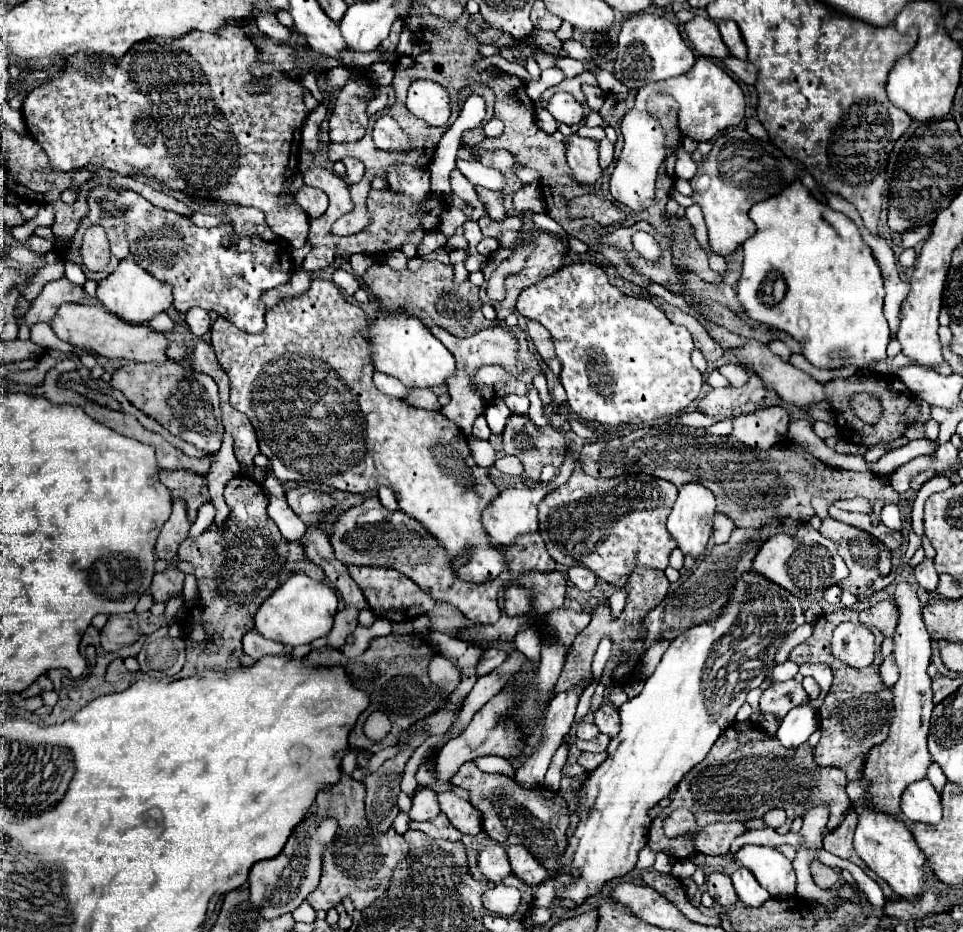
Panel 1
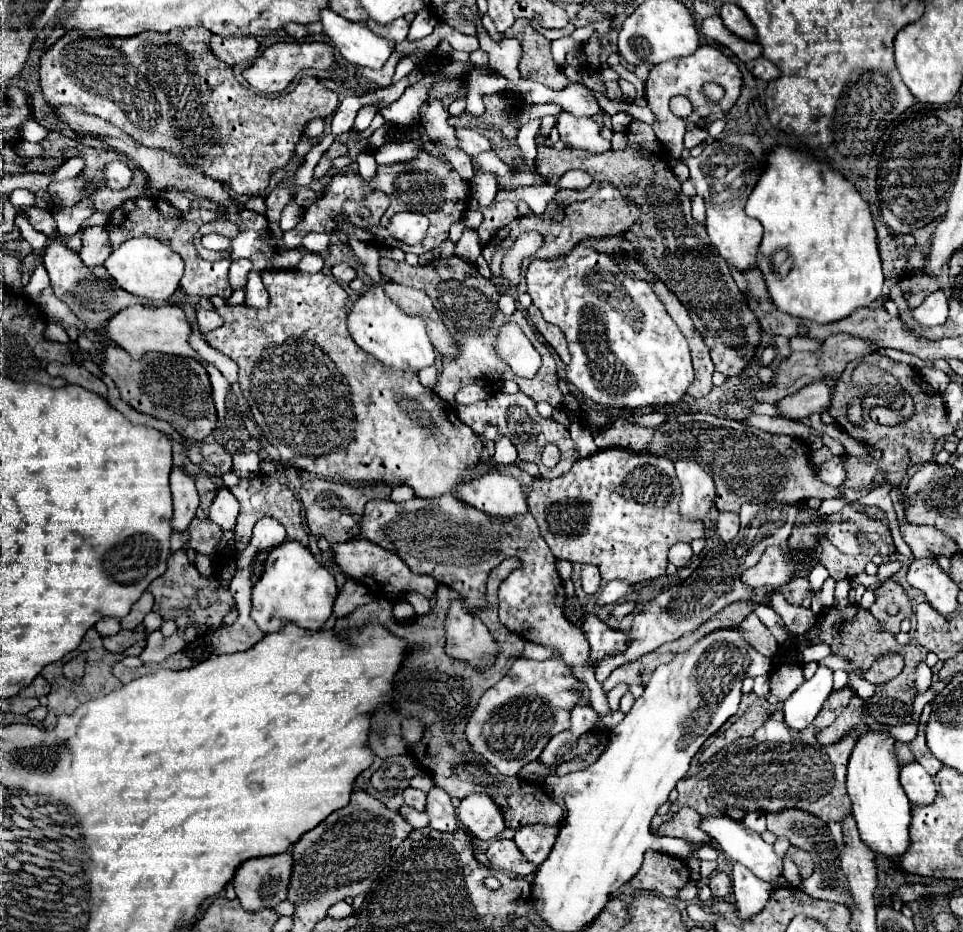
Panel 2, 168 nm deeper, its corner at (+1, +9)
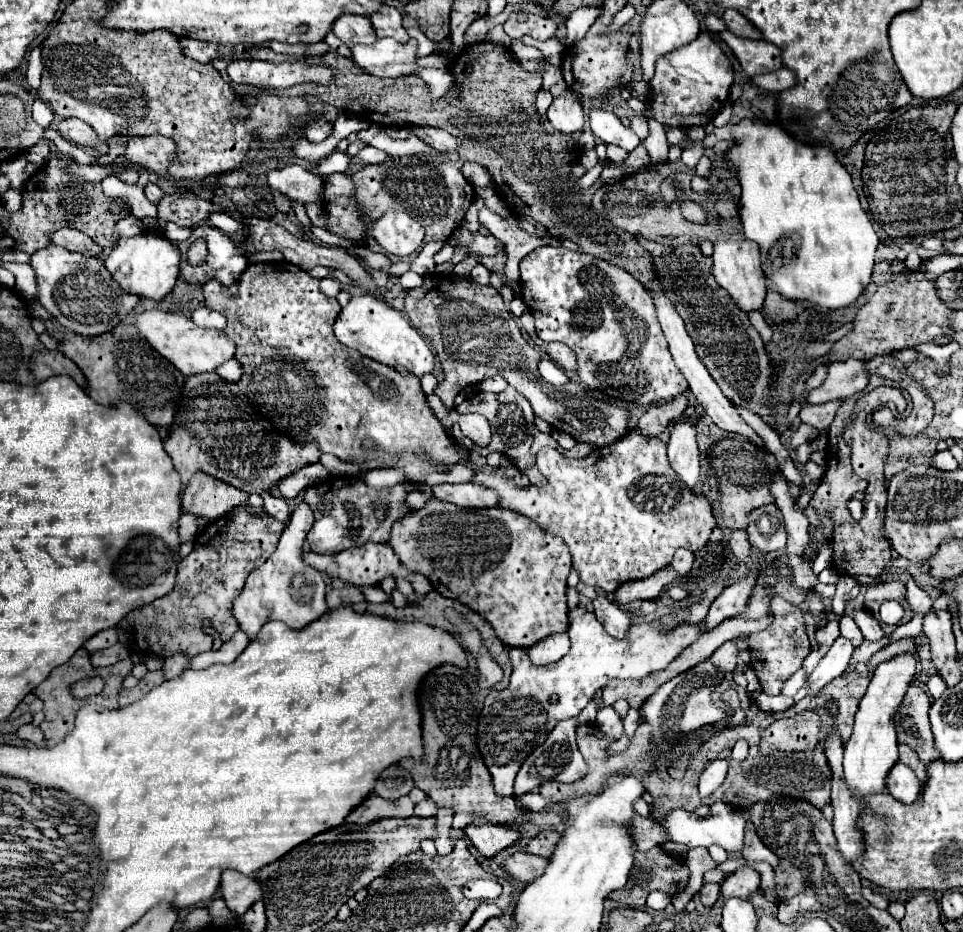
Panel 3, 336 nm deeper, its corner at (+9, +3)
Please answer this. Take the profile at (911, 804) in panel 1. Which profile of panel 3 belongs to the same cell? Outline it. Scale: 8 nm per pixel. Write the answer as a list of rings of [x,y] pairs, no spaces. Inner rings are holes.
[[[895,763],[889,771],[889,793],[901,803],[915,803],[923,791],[923,785],[915,777],[915,773],[901,763]]]

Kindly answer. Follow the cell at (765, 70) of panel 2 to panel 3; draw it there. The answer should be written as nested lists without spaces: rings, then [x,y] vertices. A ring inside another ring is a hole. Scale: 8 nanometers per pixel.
[[[781,67],[779,71],[773,71],[773,73],[763,73],[763,75],[755,75],[753,77],[753,83],[761,89],[767,89],[767,91],[773,91],[773,93],[779,93],[783,89],[789,89],[795,85],[795,77],[789,69]]]

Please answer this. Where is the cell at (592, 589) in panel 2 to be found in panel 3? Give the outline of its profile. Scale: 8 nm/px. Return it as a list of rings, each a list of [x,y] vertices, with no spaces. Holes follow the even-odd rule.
[[[601,595],[601,597],[593,599],[593,611],[609,635],[625,637],[625,633],[629,629],[629,617],[631,617],[629,607],[623,607],[623,605],[619,607]]]

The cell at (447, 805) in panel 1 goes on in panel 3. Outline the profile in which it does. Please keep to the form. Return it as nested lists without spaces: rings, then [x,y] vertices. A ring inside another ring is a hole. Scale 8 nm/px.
[[[483,815],[471,817],[471,821],[465,825],[463,831],[471,839],[473,847],[483,857],[491,857],[491,855],[499,853],[501,849],[513,845],[521,837],[519,831],[513,831],[513,829],[507,829],[499,823],[493,823]]]

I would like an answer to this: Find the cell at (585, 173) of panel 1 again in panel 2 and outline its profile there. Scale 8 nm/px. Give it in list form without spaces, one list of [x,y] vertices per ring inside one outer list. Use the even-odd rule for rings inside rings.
[[[567,111],[559,113],[557,129],[561,141],[591,153],[603,153],[611,149],[611,142],[600,135],[600,126],[591,117],[575,117]]]

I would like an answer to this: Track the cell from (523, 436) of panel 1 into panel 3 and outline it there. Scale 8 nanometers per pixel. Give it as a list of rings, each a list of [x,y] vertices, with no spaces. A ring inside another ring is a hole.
[[[507,387],[503,393],[477,393],[477,395],[465,399],[455,409],[457,409],[457,413],[469,413],[469,411],[471,413],[481,413],[481,415],[487,417],[487,421],[491,425],[491,433],[493,433],[491,435],[491,443],[485,445],[485,447],[479,447],[479,445],[471,443],[471,451],[477,451],[483,457],[487,453],[491,453],[491,451],[499,451],[499,453],[511,457],[513,465],[519,467],[521,473],[525,473],[533,485],[545,485],[547,483],[547,479],[539,473],[539,469],[535,465],[535,453],[541,447],[551,445],[565,457],[585,457],[585,455],[589,455],[593,451],[587,443],[577,443],[573,449],[563,449],[549,433],[541,433],[533,423],[535,415],[533,415],[533,409],[531,409],[529,401],[521,393],[517,393],[513,387]]]

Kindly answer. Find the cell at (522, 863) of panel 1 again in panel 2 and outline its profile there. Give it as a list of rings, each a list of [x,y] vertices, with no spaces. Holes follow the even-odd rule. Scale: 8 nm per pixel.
[[[529,825],[515,833],[515,843],[519,851],[535,865],[541,865],[545,857],[549,857],[551,847],[557,839],[559,827],[541,827],[541,825]]]

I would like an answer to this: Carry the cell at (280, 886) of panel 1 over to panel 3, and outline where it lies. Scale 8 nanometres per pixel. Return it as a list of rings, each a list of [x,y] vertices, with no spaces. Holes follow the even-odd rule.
[[[231,869],[223,871],[221,895],[227,907],[237,915],[243,915],[253,903],[263,899],[261,883],[257,879],[241,875],[239,871],[231,871]]]

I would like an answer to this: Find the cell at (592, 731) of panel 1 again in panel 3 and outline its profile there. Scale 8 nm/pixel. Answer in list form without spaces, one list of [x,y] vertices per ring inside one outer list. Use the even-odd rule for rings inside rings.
[[[591,701],[577,717],[565,719],[561,721],[547,737],[547,741],[543,745],[539,745],[529,757],[527,761],[521,765],[521,771],[515,777],[515,795],[523,795],[529,791],[535,791],[543,781],[577,781],[581,775],[585,775],[585,761],[577,749],[575,743],[575,729],[581,723],[595,723],[595,713],[597,713],[597,705],[595,701]]]

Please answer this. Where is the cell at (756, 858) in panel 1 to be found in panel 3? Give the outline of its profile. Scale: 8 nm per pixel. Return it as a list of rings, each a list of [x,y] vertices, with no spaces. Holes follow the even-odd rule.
[[[715,803],[711,805],[711,813],[707,817],[699,817],[695,813],[687,813],[683,809],[675,809],[673,813],[669,813],[669,817],[665,817],[661,821],[661,825],[665,825],[665,831],[669,833],[669,841],[677,841],[677,843],[685,843],[689,847],[709,847],[709,845],[719,845],[723,847],[731,857],[739,857],[739,853],[743,853],[745,841],[745,817],[739,809],[733,809],[731,805],[725,803]]]

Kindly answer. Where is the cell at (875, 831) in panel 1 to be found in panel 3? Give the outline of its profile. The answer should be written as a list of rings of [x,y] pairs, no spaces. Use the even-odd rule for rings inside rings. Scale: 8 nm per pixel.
[[[899,655],[887,663],[881,663],[875,669],[869,689],[859,703],[853,735],[845,745],[843,769],[845,769],[847,787],[861,809],[869,807],[867,803],[869,795],[887,791],[885,777],[889,775],[891,767],[897,763],[897,737],[893,729],[893,713],[897,711],[897,705],[901,703],[901,697],[905,695],[905,689],[909,687],[913,675],[915,675],[915,655]]]

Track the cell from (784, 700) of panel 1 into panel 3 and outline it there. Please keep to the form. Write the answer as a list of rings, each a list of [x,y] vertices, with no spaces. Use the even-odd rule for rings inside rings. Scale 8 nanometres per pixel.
[[[777,597],[773,599],[773,615],[775,615],[773,625],[769,625],[769,629],[761,633],[753,633],[749,639],[751,667],[757,671],[761,687],[767,695],[779,695],[781,685],[791,677],[791,673],[795,673],[801,667],[803,659],[811,651],[805,623],[803,623],[803,613],[795,605]]]

